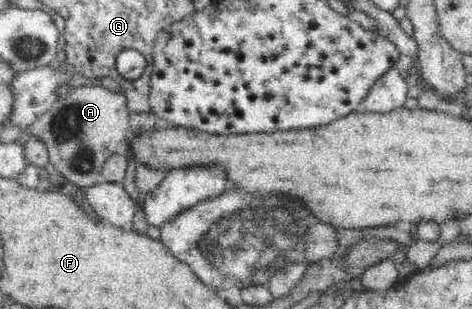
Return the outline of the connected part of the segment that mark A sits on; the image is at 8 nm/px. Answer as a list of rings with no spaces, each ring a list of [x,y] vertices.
[[[87,85],[73,88],[63,99],[59,98],[49,111],[29,129],[30,137],[37,137],[49,152],[49,163],[52,163],[67,181],[82,187],[84,190],[99,183],[102,169],[108,157],[130,137],[129,108],[127,96],[100,85]]]

